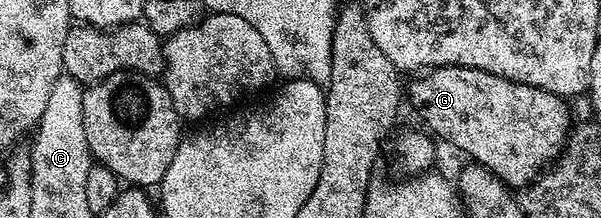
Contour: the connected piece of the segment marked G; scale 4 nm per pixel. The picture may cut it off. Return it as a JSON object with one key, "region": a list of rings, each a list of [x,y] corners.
{"region":[[[434,67],[410,79],[413,80],[407,83],[407,103],[426,123],[424,126],[438,140],[441,138],[443,142],[458,147],[463,154],[470,155],[476,166],[486,167],[510,189],[528,187],[561,154],[569,140],[571,107],[560,95],[531,85],[512,83],[510,79],[470,67]]]}

